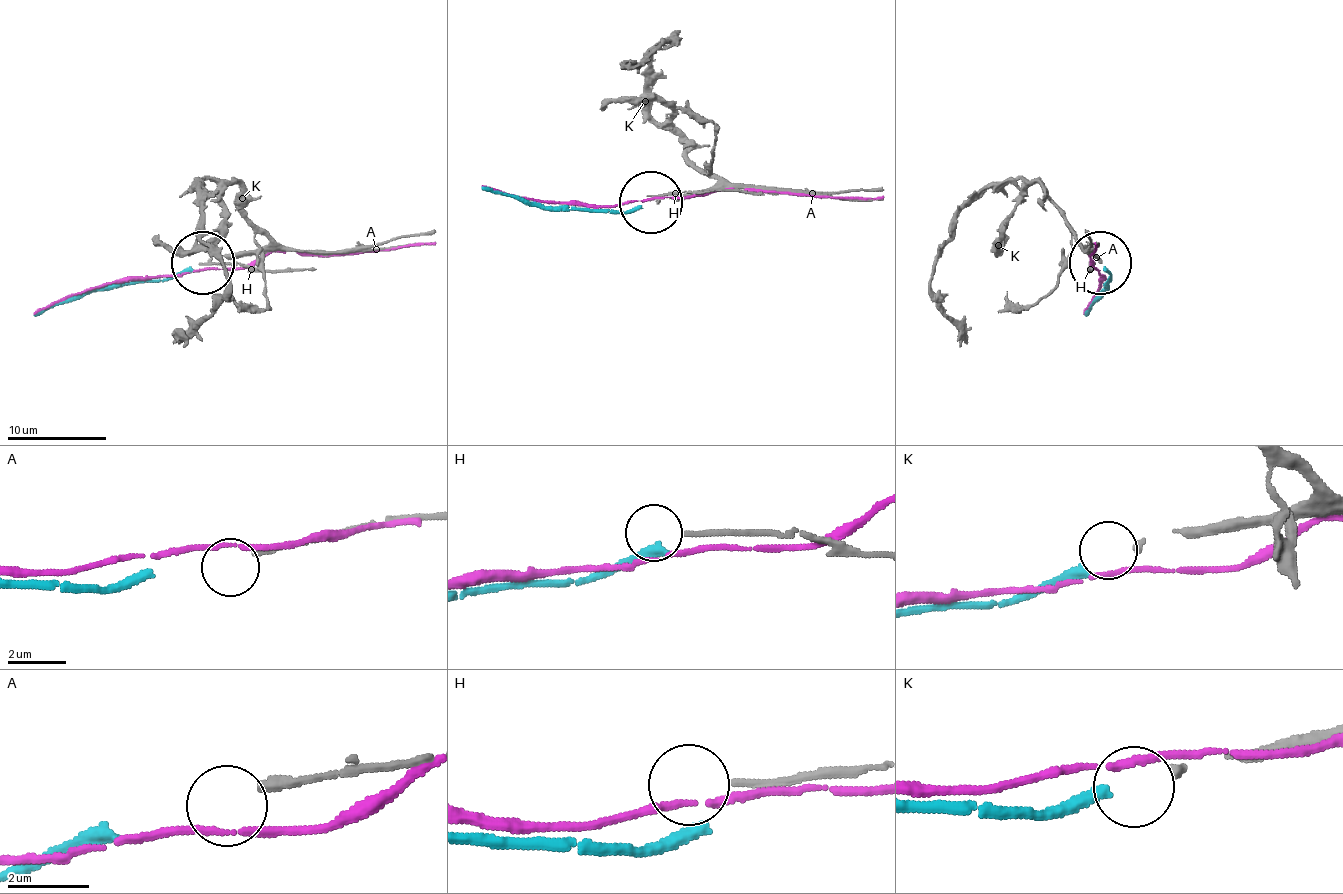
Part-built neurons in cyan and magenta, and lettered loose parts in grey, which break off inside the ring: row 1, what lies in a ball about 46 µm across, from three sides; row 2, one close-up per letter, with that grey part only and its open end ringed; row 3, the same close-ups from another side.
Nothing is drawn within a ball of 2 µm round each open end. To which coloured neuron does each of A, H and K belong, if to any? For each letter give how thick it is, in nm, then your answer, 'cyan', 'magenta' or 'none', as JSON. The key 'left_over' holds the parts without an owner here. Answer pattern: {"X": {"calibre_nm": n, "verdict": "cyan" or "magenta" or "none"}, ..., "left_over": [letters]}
{"A": {"calibre_nm": 240, "verdict": "none"}, "H": {"calibre_nm": 180, "verdict": "none"}, "K": {"calibre_nm": 200, "verdict": "cyan"}, "left_over": ["A", "H"]}

